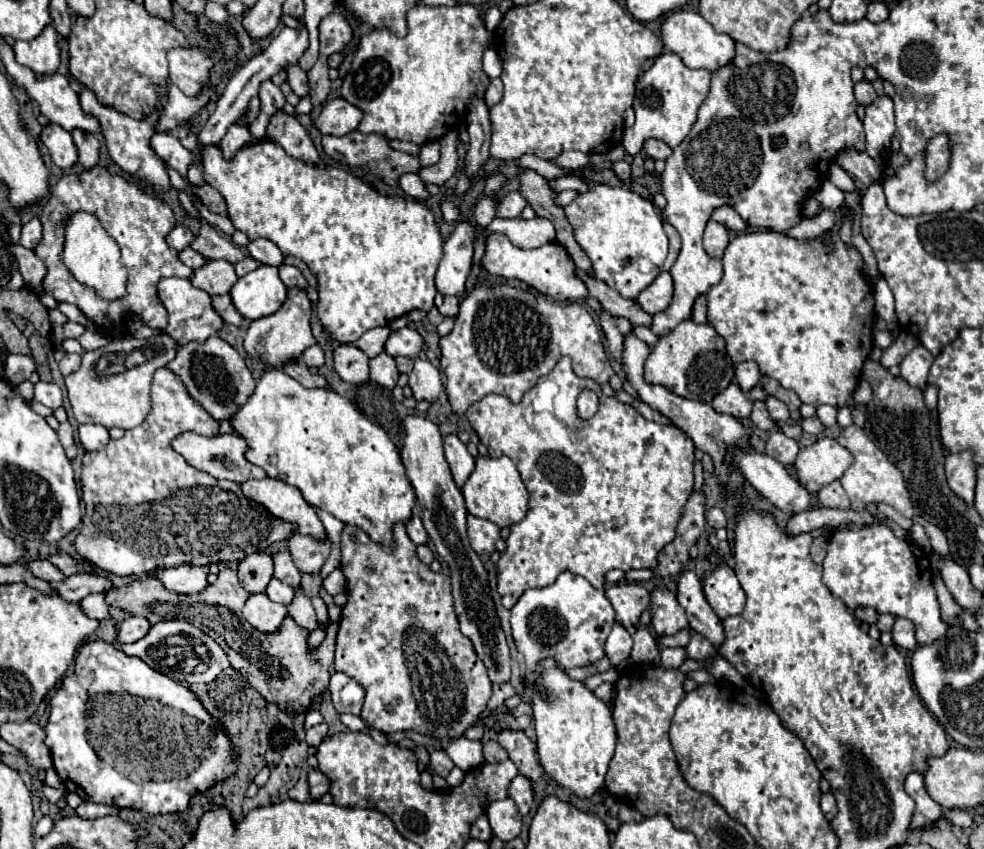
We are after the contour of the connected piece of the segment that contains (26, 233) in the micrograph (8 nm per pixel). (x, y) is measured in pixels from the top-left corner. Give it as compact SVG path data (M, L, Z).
M37 218L29 220L27 224L23 224L21 228L21 240L19 244L25 246L25 248L35 248L41 240L41 234L43 234L43 228L41 228L41 222Z

